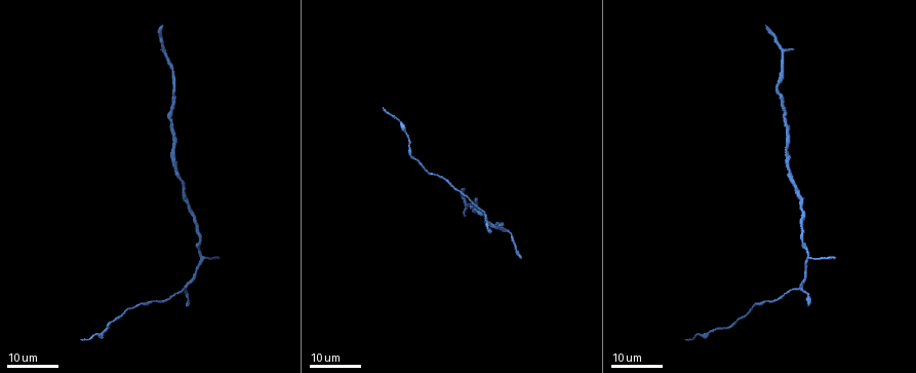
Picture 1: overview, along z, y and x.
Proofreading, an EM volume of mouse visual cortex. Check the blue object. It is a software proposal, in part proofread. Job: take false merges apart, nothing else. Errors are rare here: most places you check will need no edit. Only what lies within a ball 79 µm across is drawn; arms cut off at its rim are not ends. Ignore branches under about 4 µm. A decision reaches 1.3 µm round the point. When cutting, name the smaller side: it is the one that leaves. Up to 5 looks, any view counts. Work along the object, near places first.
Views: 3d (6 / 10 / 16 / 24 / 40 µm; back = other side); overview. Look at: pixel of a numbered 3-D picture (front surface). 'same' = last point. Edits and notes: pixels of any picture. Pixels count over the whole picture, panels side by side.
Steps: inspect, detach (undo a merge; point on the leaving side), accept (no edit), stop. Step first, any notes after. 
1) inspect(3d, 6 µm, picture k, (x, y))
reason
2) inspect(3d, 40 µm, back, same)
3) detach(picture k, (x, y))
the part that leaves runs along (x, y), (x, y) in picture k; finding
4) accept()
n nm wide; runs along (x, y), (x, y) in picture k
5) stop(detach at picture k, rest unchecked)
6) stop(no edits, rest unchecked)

inspect(3d, 24 µm, picture 1, (803, 236))

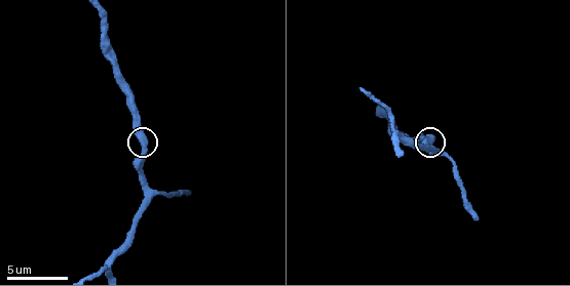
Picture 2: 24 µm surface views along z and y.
inspect(3d, 10 µm, picture 2, (142, 144))

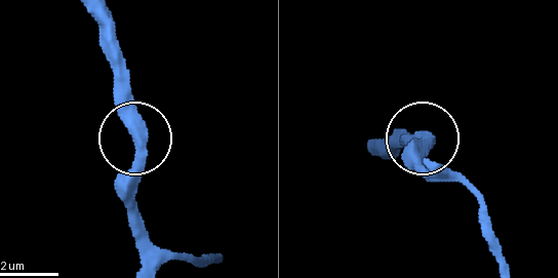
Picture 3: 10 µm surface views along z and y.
accept()
side arm 49 µm; runs along (138, 134), (138, 221) in picture 3; one neuron here

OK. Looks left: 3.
inspect(3d, 16 µm, picture 1, (139, 303))
thick turns thin

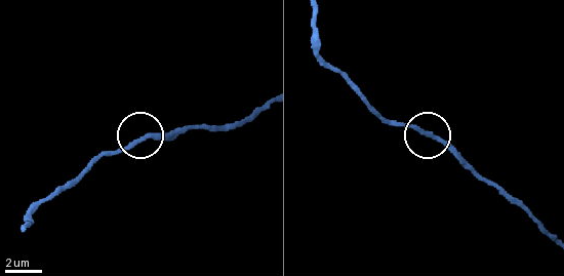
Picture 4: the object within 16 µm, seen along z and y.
inspect(3d, 6 µm, picture 4, (433, 138))
closer look

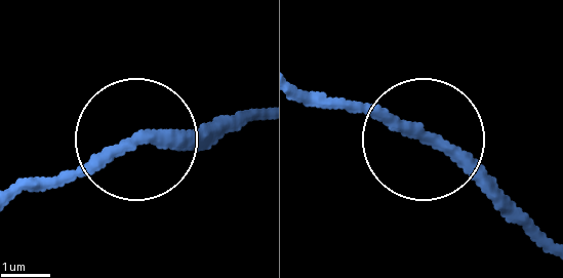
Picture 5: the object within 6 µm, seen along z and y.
accept()
one neuron here

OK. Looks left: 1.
inspect(3d, 10 µm, picture 2, (444, 154))
small branch off a trunk

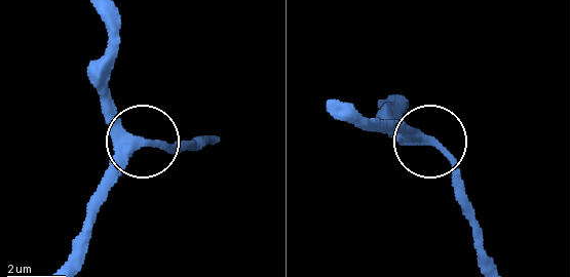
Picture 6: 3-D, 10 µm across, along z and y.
accept()
3 arms; one neuron here

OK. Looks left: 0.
stop(no edits, rest unchecked)

